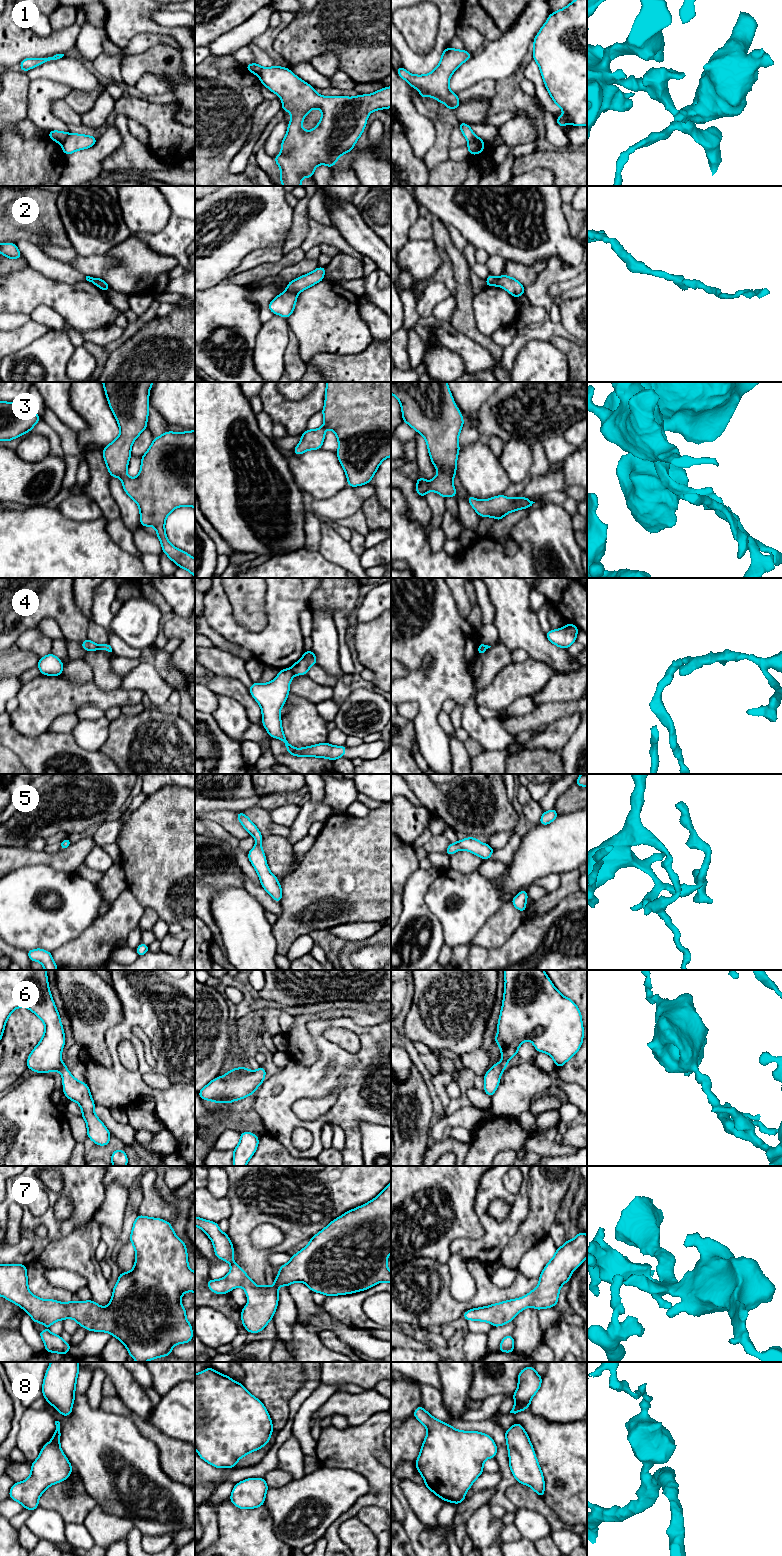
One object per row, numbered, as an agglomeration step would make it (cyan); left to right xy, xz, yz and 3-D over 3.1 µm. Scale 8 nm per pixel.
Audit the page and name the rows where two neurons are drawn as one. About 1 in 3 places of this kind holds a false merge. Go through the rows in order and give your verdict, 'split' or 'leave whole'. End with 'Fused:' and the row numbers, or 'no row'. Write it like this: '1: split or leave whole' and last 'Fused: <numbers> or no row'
1: split
2: split
3: leave whole
4: split
5: leave whole
6: leave whole
7: leave whole
8: leave whole
Fused: 1, 2, 4

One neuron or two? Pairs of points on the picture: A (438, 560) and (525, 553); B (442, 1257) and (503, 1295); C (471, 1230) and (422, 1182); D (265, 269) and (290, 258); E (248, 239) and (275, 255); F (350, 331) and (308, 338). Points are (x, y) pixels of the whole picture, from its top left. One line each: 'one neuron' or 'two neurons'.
A: one neuron
B: two neurons
C: one neuron
D: one neuron
E: two neurons
F: one neuron

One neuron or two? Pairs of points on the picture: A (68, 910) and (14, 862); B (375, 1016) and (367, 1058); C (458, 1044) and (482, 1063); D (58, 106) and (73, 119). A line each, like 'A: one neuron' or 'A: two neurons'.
A: two neurons
B: two neurons
C: two neurons
D: one neuron

